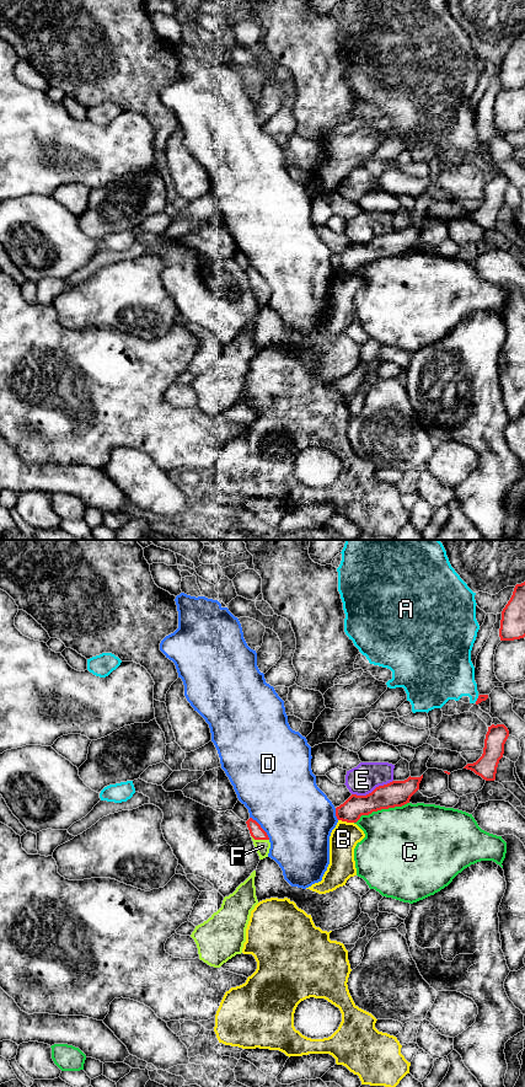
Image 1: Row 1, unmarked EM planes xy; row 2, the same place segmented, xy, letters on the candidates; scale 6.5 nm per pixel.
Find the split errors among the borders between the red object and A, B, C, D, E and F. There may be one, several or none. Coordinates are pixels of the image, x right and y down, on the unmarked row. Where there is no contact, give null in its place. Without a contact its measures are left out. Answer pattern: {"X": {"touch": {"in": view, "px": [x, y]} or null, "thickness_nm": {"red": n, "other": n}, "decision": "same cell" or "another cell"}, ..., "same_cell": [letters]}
{"A": {"touch": {"in": "xy", "px": [477, 148]}, "thickness_nm": {"red": 50, "other": 340}, "decision": "another cell"}, "B": {"touch": {"in": "xy", "px": [346, 269]}, "thickness_nm": {"red": 150, "other": 180}, "decision": "another cell"}, "C": {"touch": {"in": "xy", "px": [381, 257]}, "thickness_nm": {"red": 170, "other": 460}, "decision": "another cell"}, "D": {"touch": {"in": "xy", "px": [261, 277]}, "thickness_nm": {"red": 90, "other": 480}, "decision": "another cell"}, "E": {"touch": {"in": "xy", "px": [373, 240]}, "thickness_nm": {"red": 170, "other": 190}, "decision": "another cell"}, "F": {"touch": {"in": "xy", "px": [260, 288]}, "thickness_nm": {"red": 90, "other": 100}, "decision": "same cell"}, "same_cell": ["F"]}

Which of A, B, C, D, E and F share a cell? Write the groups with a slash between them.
A / B / C / D / E / F

